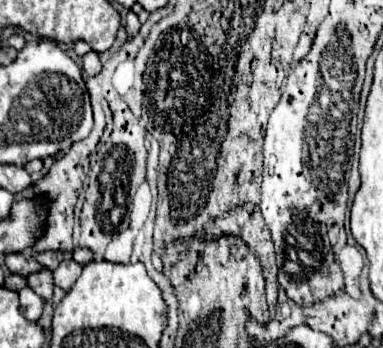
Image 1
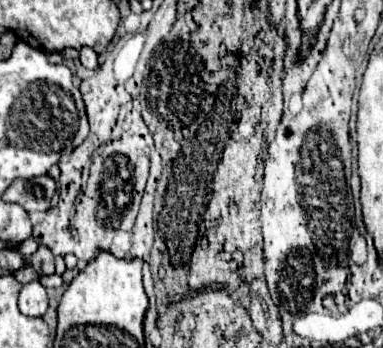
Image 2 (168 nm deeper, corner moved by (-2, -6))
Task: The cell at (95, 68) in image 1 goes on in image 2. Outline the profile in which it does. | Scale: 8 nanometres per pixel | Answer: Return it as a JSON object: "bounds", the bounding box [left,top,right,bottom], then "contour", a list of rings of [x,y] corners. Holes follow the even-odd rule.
{"bounds":[79,47,97,69],"contour":[[[81,47],[79,49],[79,59],[81,59],[83,67],[87,67],[87,69],[95,69],[97,67],[97,53],[91,47]]]}

